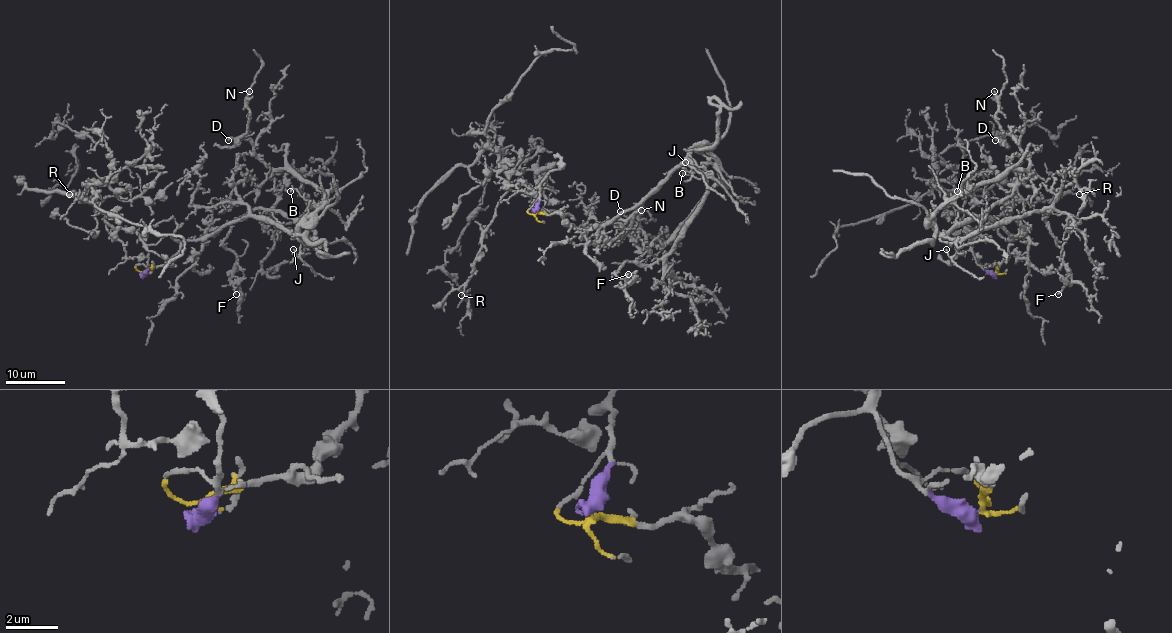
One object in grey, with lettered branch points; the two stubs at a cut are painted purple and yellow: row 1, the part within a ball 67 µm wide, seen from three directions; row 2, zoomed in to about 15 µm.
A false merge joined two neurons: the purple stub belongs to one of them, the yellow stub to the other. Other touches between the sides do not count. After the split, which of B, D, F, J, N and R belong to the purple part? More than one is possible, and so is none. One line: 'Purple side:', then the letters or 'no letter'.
Purple side: R

